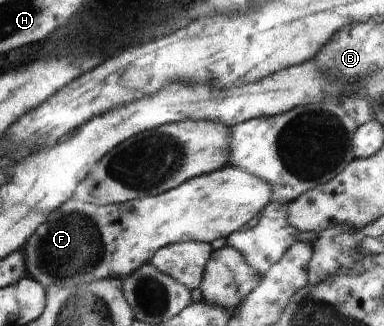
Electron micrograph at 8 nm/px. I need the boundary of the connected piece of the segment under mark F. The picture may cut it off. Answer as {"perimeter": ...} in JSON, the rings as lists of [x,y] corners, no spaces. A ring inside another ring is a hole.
{"perimeter":[[[226,165],[226,167],[213,171],[212,173],[196,176],[192,179],[186,180],[178,187],[172,188],[167,192],[155,196],[146,196],[137,200],[130,200],[124,203],[99,206],[94,203],[82,202],[80,200],[75,201],[70,197],[67,202],[64,202],[58,209],[56,209],[56,211],[52,211],[52,213],[48,215],[46,221],[42,223],[42,225],[40,225],[36,231],[34,231],[34,233],[25,243],[25,247],[22,249],[22,252],[24,253],[25,257],[27,277],[34,279],[34,281],[37,281],[44,289],[46,289],[52,284],[71,288],[84,286],[87,283],[92,283],[102,278],[119,278],[120,276],[129,276],[133,271],[136,271],[140,266],[143,266],[144,263],[149,263],[150,259],[152,259],[152,256],[161,247],[189,241],[211,244],[214,239],[220,239],[220,237],[227,238],[231,233],[240,231],[243,229],[246,223],[250,221],[250,219],[263,211],[263,209],[271,201],[270,197],[272,194],[272,186],[267,181],[264,181],[264,179],[257,178],[248,172],[239,170],[238,167]]]}

